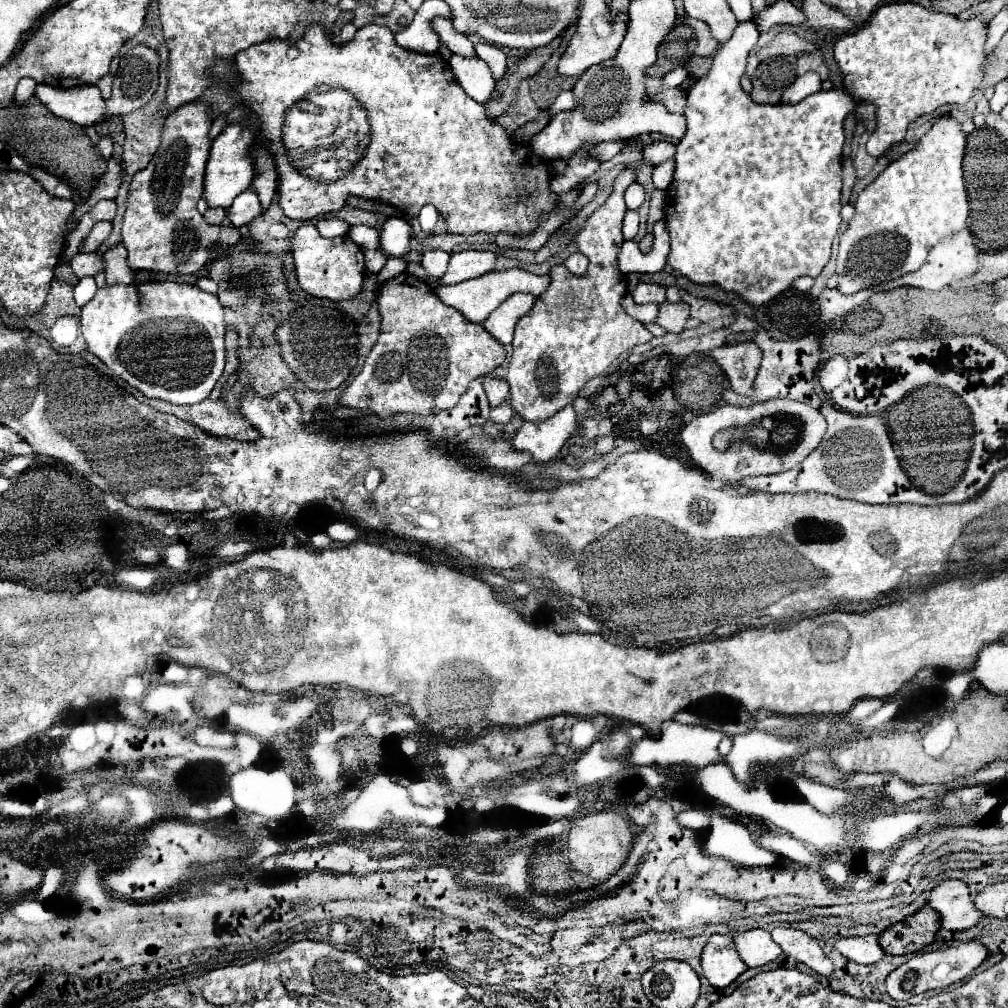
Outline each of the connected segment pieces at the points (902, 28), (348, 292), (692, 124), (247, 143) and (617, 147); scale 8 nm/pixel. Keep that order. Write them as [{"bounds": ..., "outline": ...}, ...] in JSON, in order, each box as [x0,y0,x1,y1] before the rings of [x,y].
[{"bounds":[833,2,988,158],"outline":[[[910,2],[882,4],[858,32],[840,36],[834,44],[833,54],[844,78],[844,90],[858,102],[872,102],[876,106],[876,130],[866,144],[868,154],[878,158],[890,144],[902,142],[908,126],[916,118],[932,114],[944,104],[966,104],[978,90],[988,66],[988,54],[984,52],[986,36],[988,24],[980,14],[962,20]]]},{"bounds":[292,224,364,300],"outline":[[[302,224],[292,238],[292,250],[298,284],[304,292],[328,300],[348,300],[358,296],[364,280],[364,250],[348,236],[322,238],[314,224]]]},{"bounds":[666,22,856,306],"outline":[[[740,22],[740,26],[734,30],[732,38],[720,46],[720,50],[714,56],[710,72],[700,78],[688,92],[688,102],[684,116],[688,120],[688,130],[684,138],[676,144],[676,172],[672,186],[666,192],[666,226],[670,232],[670,244],[672,250],[668,254],[670,266],[680,272],[682,276],[688,276],[692,282],[698,284],[718,284],[724,290],[734,290],[740,294],[746,302],[754,306],[762,306],[770,302],[780,292],[788,290],[792,280],[798,276],[818,276],[826,262],[830,260],[830,248],[832,240],[838,234],[840,228],[840,188],[842,188],[842,146],[844,146],[844,118],[856,108],[856,100],[852,100],[844,90],[826,90],[816,92],[808,98],[804,98],[798,104],[776,104],[776,106],[760,106],[750,100],[750,96],[740,88],[740,76],[744,76],[746,58],[750,50],[756,46],[760,32],[756,30],[754,22]]]},{"bounds":[204,122,256,208],"outline":[[[240,122],[226,126],[222,134],[214,140],[210,148],[210,158],[206,164],[206,176],[204,176],[204,192],[210,208],[216,208],[216,206],[228,208],[232,200],[252,184],[254,164],[256,164],[254,158],[250,156],[254,146],[252,142],[256,142],[256,136],[248,126],[242,126]]]},{"bounds":[590,142,624,162],"outline":[[[604,142],[590,150],[590,158],[606,162],[606,160],[612,160],[622,148],[624,148],[624,142]]]}]

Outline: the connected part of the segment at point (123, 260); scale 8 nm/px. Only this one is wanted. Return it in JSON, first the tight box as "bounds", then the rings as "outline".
{"bounds":[104,244,134,284],"outline":[[[118,244],[110,248],[104,256],[104,272],[106,272],[106,282],[124,282],[132,284],[134,282],[134,272],[128,268],[128,258],[126,258],[126,248],[124,244]]]}

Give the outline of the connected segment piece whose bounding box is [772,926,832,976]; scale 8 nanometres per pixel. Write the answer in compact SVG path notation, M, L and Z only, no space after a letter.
M776 926L772 930L772 938L782 946L784 954L788 954L794 960L806 964L816 974L822 974L822 976L832 974L832 962L824 956L818 940L812 938L810 934L806 934L804 930Z

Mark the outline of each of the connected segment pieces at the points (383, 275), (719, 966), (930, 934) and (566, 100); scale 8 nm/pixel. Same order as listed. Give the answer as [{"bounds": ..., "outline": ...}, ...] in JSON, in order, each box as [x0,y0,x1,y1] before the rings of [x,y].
[{"bounds":[377,256,407,288],"outline":[[[388,256],[385,266],[377,274],[377,287],[379,288],[390,278],[394,278],[394,276],[398,276],[398,274],[404,272],[406,270],[406,266],[407,263],[403,258],[392,258],[392,256]]]},{"bounds":[702,934,746,988],"outline":[[[712,934],[708,938],[702,950],[702,974],[714,988],[732,984],[746,968],[728,934]]]},{"bounds":[878,904,940,954],"outline":[[[928,904],[912,916],[886,928],[878,942],[886,954],[912,954],[930,944],[940,928],[940,916]]]},{"bounds":[550,90,576,116],"outline":[[[568,90],[568,92],[562,92],[558,98],[556,98],[556,102],[550,106],[550,116],[556,116],[558,112],[562,112],[562,110],[572,110],[572,106],[576,106],[576,100],[574,100],[574,96],[572,96],[572,92]]]}]

